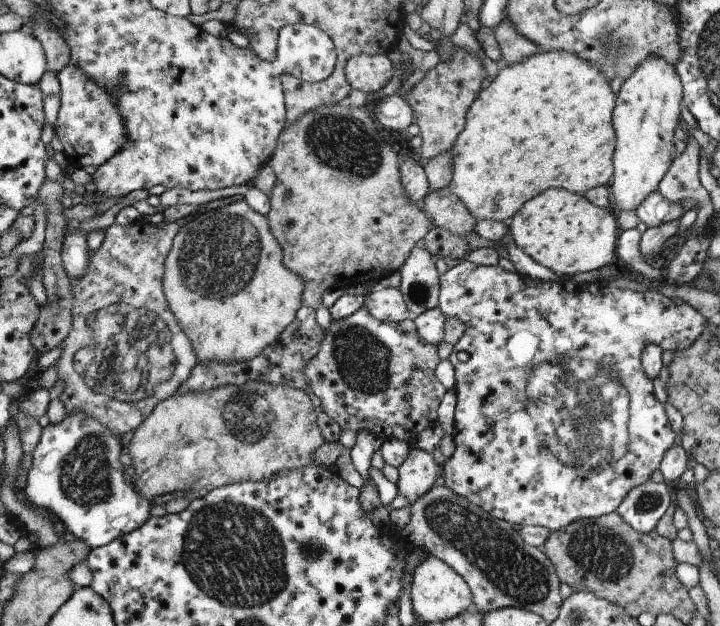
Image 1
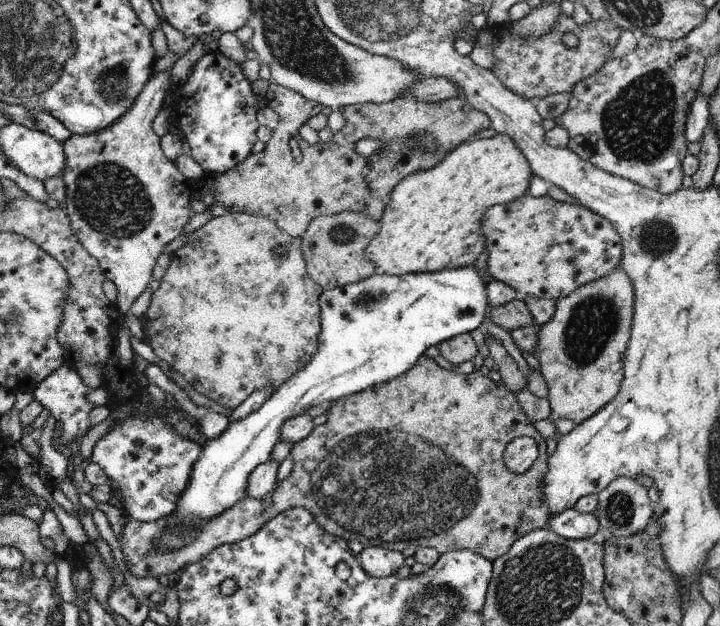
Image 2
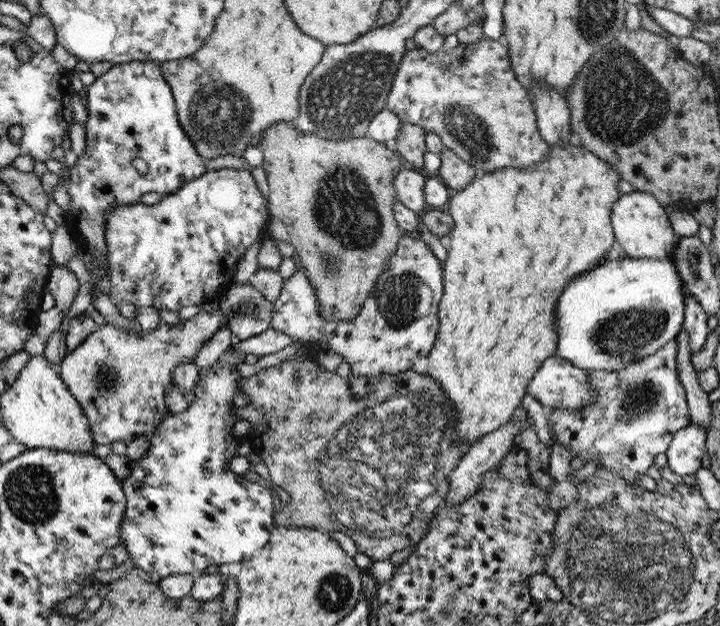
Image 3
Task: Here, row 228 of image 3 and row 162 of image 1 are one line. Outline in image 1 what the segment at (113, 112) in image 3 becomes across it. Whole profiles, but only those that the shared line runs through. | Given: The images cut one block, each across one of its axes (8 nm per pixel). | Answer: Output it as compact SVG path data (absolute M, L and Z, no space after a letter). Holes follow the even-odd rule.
M68 64L57 77L61 84L62 106L54 130L64 146L69 167L99 167L123 148L127 141L126 120L115 105L115 97L92 82L78 67Z

